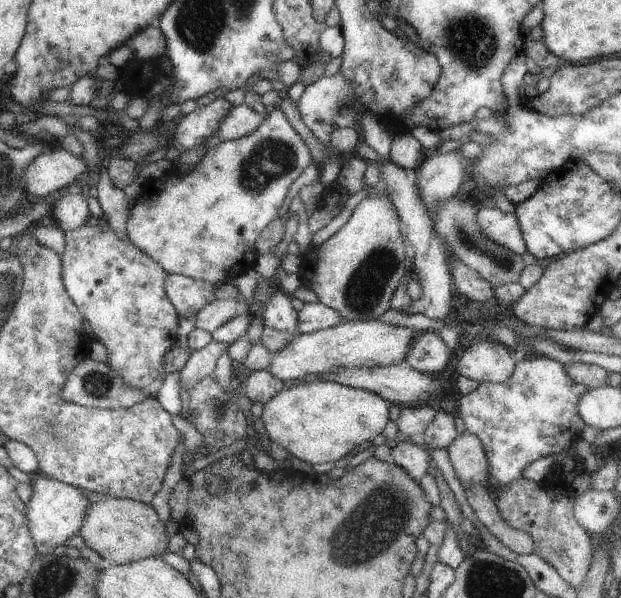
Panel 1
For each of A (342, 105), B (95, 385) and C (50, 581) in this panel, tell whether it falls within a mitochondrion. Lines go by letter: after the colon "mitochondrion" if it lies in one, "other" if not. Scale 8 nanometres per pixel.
A: mitochondrion
B: mitochondrion
C: mitochondrion

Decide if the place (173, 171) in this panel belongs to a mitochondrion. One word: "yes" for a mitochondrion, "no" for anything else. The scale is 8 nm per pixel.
no

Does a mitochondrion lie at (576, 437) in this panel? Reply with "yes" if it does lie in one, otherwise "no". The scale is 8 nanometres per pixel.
no

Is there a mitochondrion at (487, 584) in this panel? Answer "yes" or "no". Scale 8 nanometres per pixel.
yes

